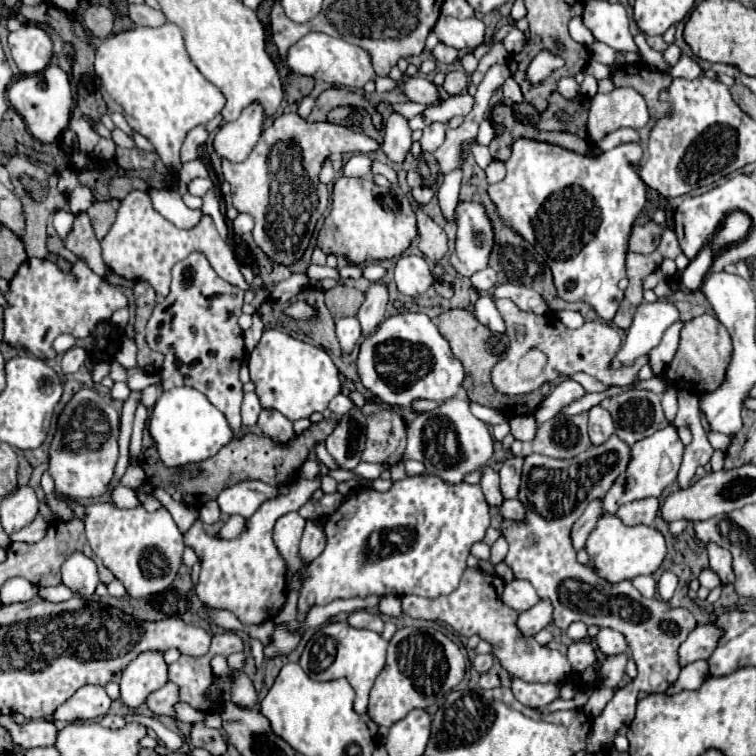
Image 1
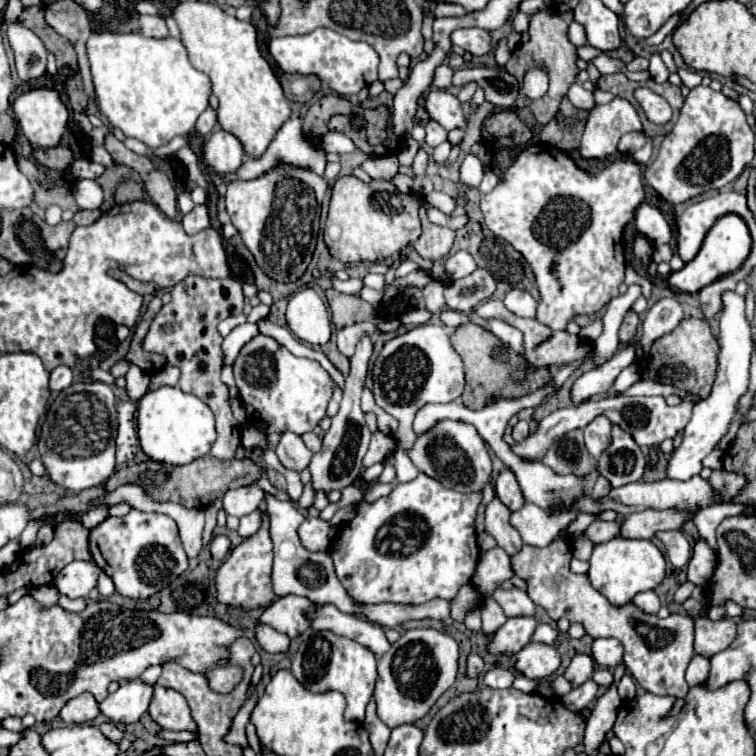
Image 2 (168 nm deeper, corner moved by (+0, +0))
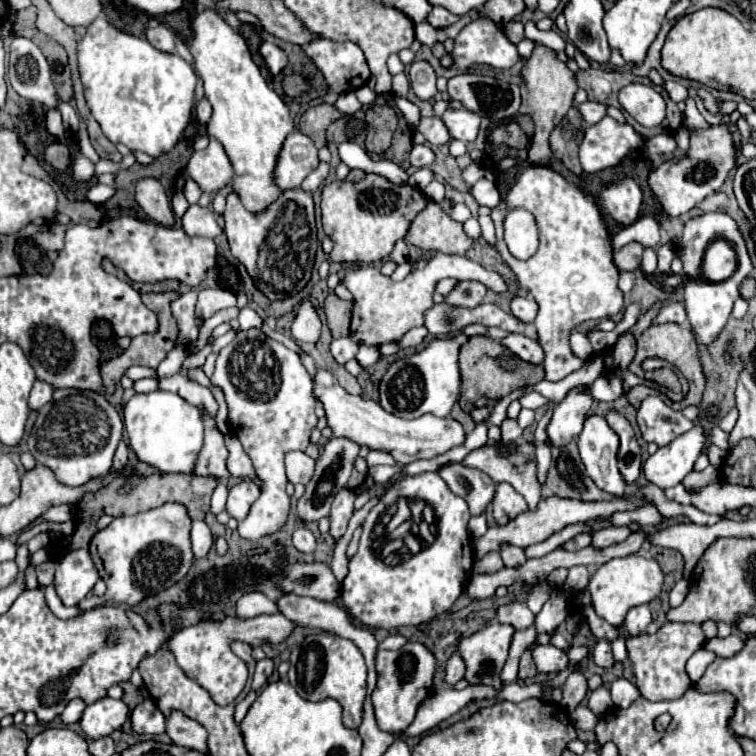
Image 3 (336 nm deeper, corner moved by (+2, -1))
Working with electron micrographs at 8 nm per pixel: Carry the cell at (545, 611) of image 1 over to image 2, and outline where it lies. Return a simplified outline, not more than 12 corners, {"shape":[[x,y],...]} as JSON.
{"shape":[[535,617],[507,619],[487,643],[491,655],[521,651],[537,627]]}

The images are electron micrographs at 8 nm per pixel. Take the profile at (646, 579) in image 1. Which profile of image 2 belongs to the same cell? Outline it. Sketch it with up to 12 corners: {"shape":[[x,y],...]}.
{"shape":[[653,591],[639,593],[633,603],[649,615],[657,615],[659,597]]}

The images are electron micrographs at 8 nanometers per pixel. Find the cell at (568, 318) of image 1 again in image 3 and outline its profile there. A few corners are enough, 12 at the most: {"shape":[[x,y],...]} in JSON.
{"shape":[[571,334],[571,350],[583,360],[593,354],[587,336]]}

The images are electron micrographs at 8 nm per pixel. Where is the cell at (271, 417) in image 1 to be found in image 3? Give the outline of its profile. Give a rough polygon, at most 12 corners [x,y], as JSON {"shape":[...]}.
{"shape":[[305,452],[285,454],[287,478],[291,484],[307,484],[315,460]]}

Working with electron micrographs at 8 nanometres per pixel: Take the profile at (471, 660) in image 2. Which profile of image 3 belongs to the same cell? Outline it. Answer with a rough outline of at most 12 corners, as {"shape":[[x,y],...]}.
{"shape":[[453,654],[447,662],[447,678],[449,686],[455,686],[463,680],[465,666],[459,654]]}

